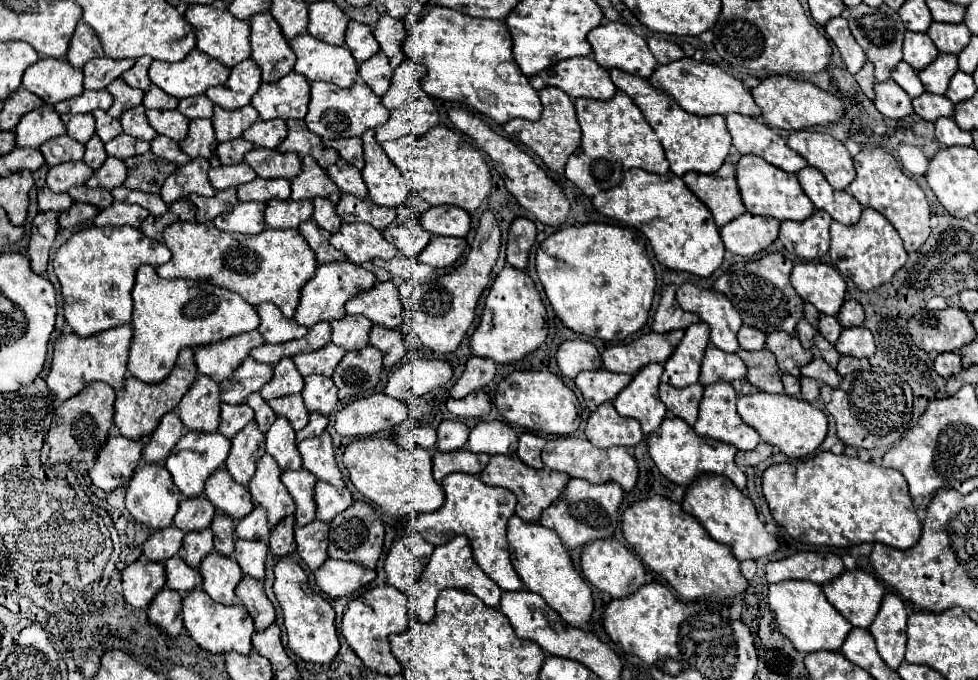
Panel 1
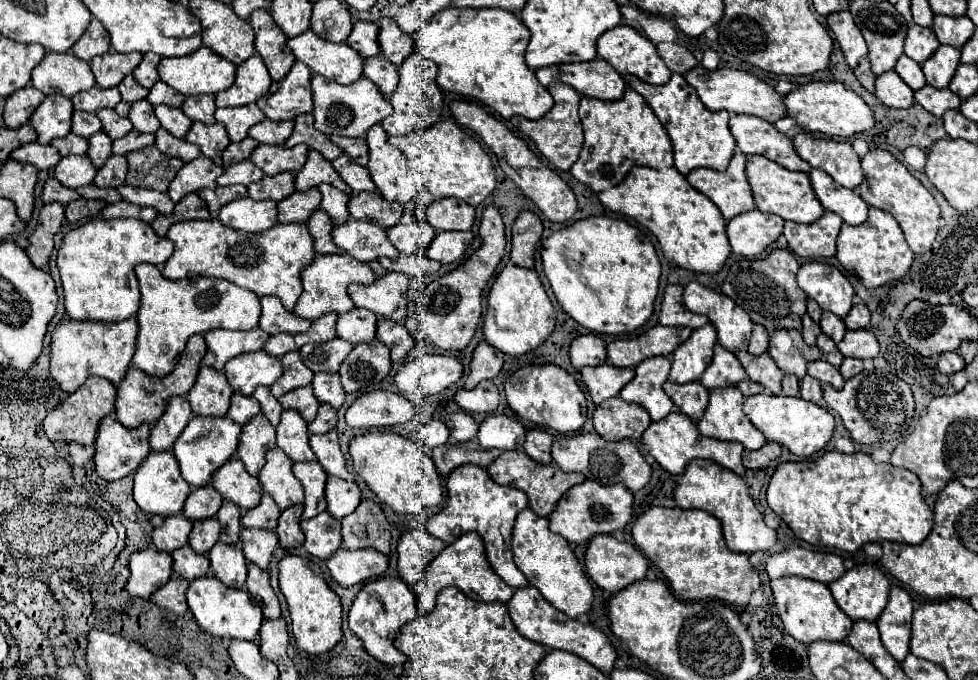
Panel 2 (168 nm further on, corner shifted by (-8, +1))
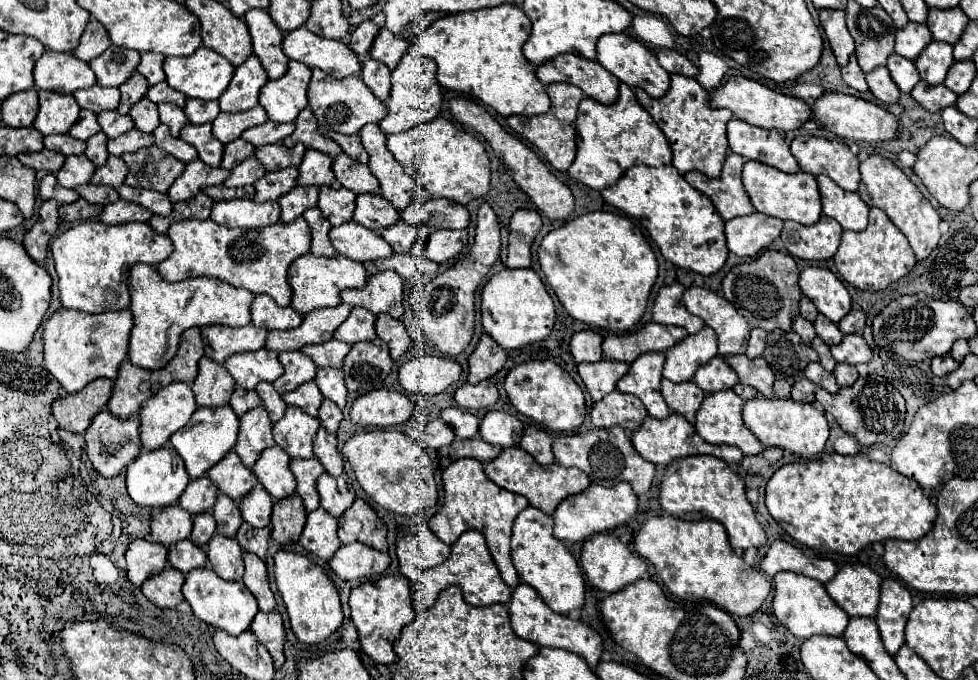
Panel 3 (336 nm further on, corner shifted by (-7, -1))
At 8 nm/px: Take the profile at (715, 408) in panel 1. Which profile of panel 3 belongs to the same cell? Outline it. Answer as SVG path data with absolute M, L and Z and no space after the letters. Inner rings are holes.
M721 390L705 396L699 412L695 430L711 444L731 444L743 450L743 454L757 456L763 452L763 444L747 430L741 420L743 400L733 390Z

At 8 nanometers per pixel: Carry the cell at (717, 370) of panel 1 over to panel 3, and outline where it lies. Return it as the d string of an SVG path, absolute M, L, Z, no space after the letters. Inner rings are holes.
M715 356L713 360L709 360L707 364L703 364L703 366L695 372L693 382L695 382L697 386L701 386L701 390L703 390L705 394L713 394L713 392L719 392L719 390L733 388L739 380L737 380L733 368L727 366L721 356Z

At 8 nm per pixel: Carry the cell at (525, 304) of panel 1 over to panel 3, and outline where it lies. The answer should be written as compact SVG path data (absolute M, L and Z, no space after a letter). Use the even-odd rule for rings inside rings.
M533 268L501 270L481 290L481 324L485 332L505 350L523 348L545 340L555 324L553 300Z

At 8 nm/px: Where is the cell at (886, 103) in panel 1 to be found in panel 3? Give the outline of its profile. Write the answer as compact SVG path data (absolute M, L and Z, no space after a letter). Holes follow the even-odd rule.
M885 66L875 68L871 74L867 74L867 84L869 90L873 92L873 96L877 100L881 100L883 104L895 104L899 100L899 88L893 82L893 78L889 76L889 70Z

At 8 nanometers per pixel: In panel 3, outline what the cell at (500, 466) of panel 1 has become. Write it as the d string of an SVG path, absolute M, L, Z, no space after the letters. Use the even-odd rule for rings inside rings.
M513 446L513 448L505 448L495 460L491 460L485 466L485 474L499 486L505 488L513 494L521 494L529 500L529 504L533 508L539 508L545 514L553 514L553 510L557 508L557 504L573 494L583 492L585 488L589 488L589 476L583 470L577 468L565 468L561 464L549 464L549 466L541 466L537 464L523 448Z

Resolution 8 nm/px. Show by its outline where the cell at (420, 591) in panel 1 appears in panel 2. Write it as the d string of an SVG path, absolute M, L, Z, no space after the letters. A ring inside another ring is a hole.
M466 532L456 542L448 544L434 558L434 562L426 568L424 578L418 584L412 586L418 607L424 608L426 612L432 612L434 606L436 606L438 592L442 588L446 588L446 586L456 586L468 598L474 598L474 600L480 600L480 602L502 602L502 604L506 604L512 598L512 594L514 594L514 588L504 584L504 580L498 578L494 574L494 570L490 568L490 564L486 560L486 552L484 552L484 542L482 542L482 538L476 532Z

